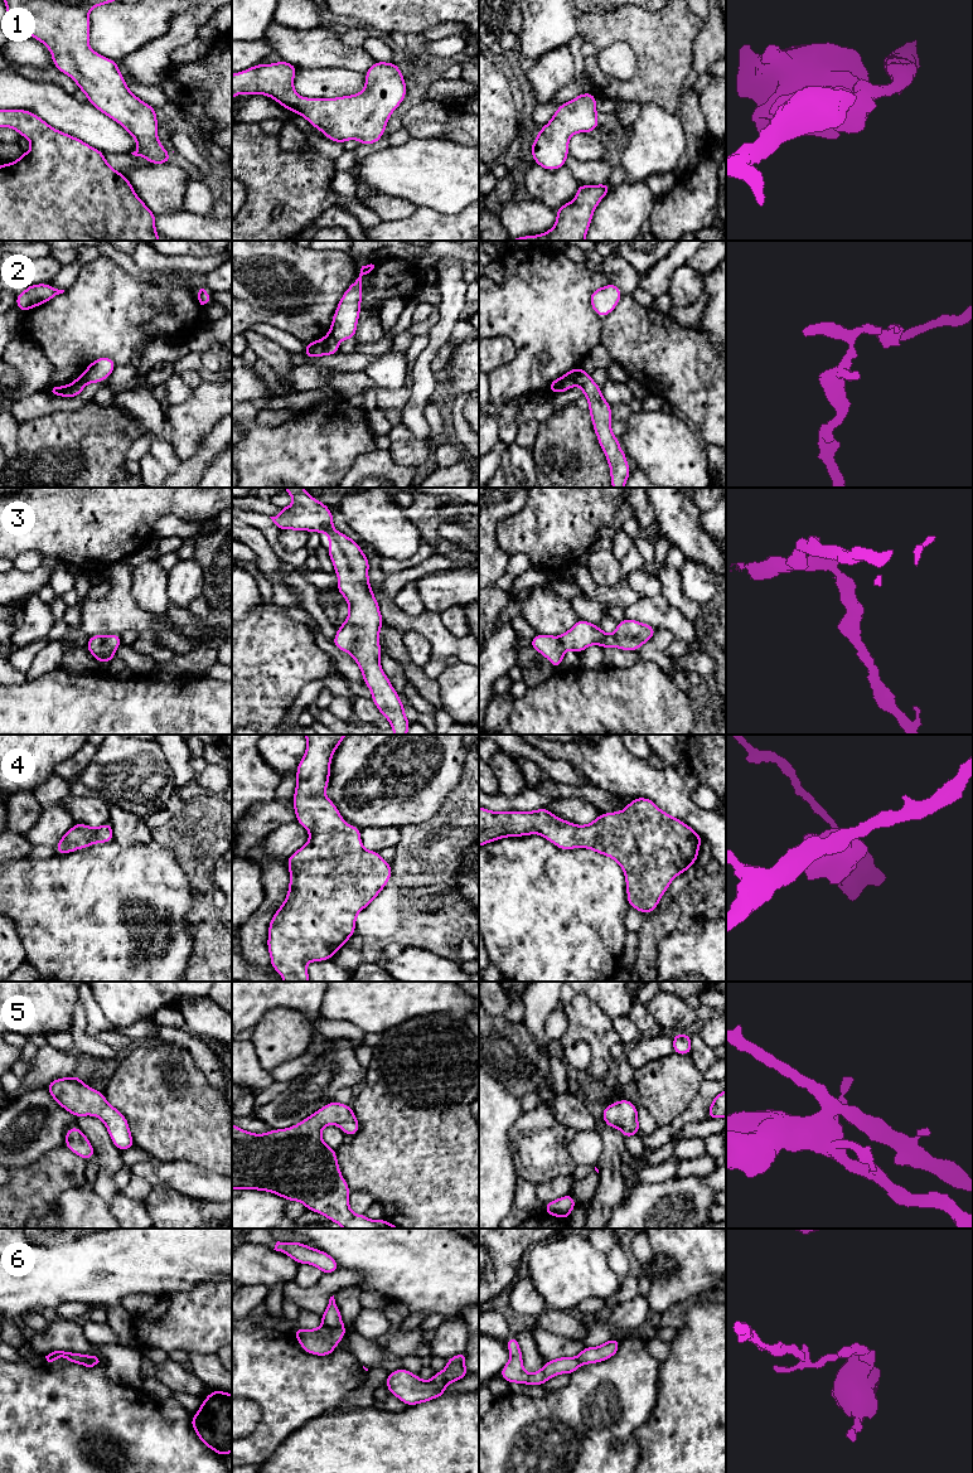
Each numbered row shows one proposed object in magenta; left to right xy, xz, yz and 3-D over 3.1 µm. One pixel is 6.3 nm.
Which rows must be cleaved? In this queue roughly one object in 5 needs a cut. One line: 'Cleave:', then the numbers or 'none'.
Cleave: 2, 6

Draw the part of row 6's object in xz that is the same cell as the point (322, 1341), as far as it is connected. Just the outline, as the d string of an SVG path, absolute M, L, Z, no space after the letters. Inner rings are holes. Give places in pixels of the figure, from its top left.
M321 1326L316 1329L295 1328L292 1334L300 1342L304 1351L316 1356L329 1356L333 1353L337 1344L345 1336L347 1328L330 1328Z

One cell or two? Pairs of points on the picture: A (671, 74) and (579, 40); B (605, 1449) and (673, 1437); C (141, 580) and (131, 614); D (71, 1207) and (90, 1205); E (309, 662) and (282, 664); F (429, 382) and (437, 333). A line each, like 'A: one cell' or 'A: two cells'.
A: two cells
B: two cells
C: two cells
D: one cell
E: one cell
F: one cell

